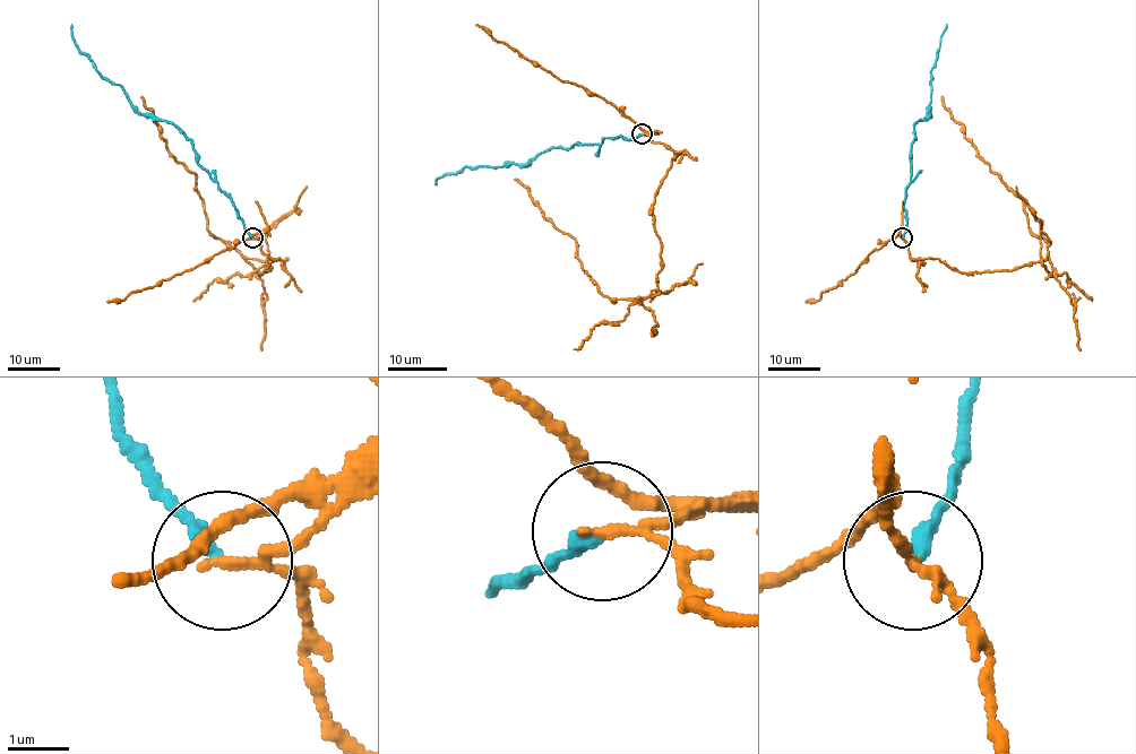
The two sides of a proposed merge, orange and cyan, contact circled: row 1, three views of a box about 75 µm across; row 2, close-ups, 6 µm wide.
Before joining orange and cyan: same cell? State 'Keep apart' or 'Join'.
Keep apart

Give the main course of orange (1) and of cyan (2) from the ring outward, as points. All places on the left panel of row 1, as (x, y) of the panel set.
1: (252, 237), (282, 263), (261, 272), (267, 262), (207, 228), (196, 175), (171, 155), (140, 96)
2: (252, 237), (197, 163), (192, 141), (172, 123), (142, 114), (105, 79), (79, 50), (71, 24)

